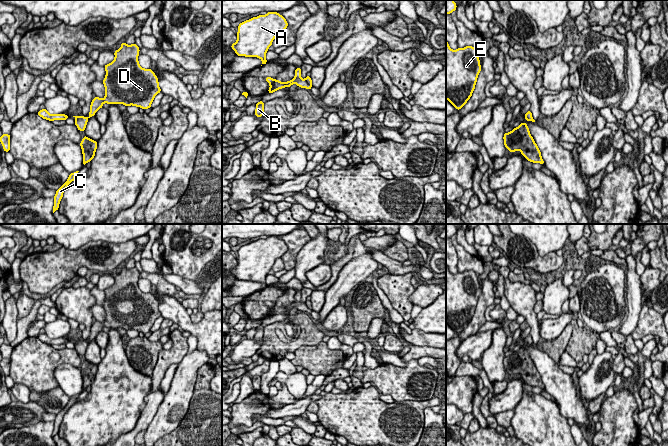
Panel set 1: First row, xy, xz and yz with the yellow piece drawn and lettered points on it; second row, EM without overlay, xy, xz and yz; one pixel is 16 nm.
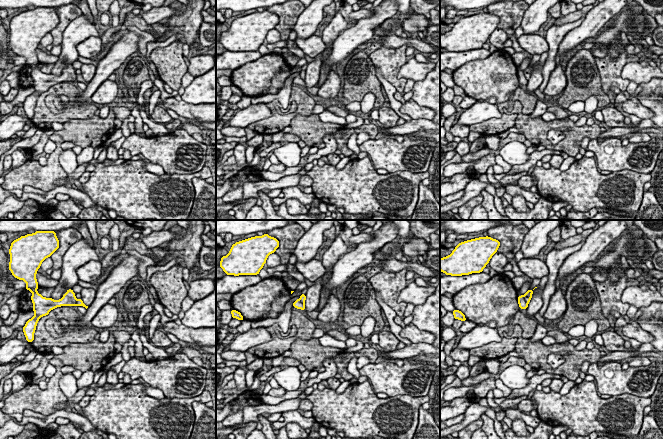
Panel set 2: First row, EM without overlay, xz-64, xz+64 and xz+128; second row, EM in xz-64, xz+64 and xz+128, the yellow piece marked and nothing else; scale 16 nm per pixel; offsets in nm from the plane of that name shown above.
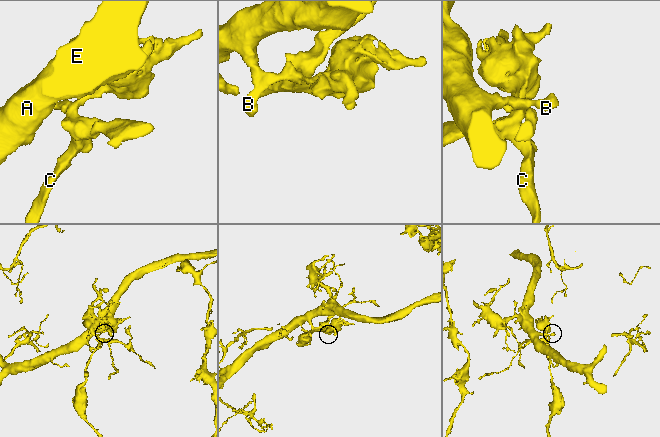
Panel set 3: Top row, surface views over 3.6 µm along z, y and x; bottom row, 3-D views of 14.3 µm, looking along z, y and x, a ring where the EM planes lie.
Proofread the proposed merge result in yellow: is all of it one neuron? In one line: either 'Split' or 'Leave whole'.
Split

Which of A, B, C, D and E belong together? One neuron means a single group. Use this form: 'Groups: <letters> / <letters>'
Groups: A B E / C D

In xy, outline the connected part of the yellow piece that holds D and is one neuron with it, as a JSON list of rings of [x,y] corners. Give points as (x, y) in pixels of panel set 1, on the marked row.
[[[134,43],[121,44],[114,52],[114,60],[105,65],[106,76],[102,81],[105,97],[95,97],[90,105],[89,116],[94,116],[98,109],[107,104],[136,106],[146,110],[151,107],[155,96],[161,92],[158,77],[151,69],[144,69],[138,62],[139,47]]]

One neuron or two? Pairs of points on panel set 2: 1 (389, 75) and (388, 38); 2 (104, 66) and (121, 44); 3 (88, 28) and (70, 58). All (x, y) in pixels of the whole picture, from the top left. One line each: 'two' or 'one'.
1: two
2: one
3: one

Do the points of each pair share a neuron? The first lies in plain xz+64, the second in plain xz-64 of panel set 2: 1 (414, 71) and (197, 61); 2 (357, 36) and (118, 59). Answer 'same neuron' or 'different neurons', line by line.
1: same neuron
2: same neuron

